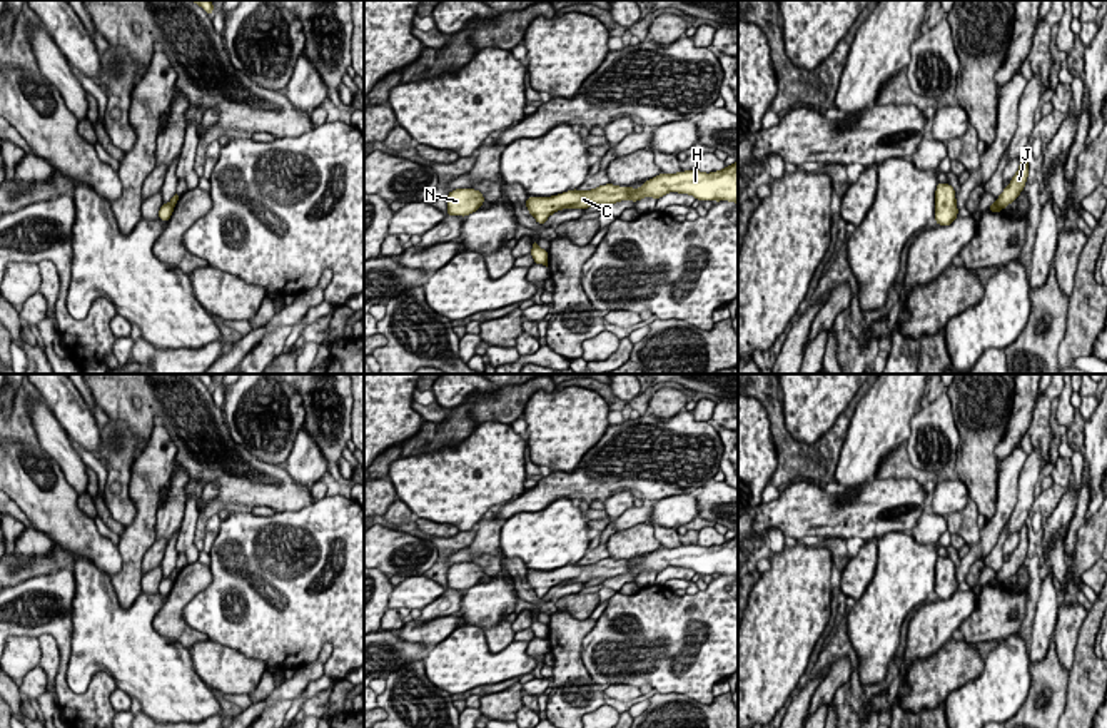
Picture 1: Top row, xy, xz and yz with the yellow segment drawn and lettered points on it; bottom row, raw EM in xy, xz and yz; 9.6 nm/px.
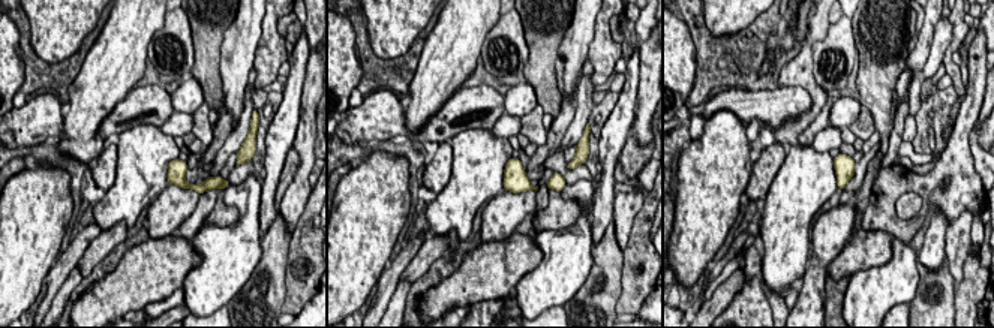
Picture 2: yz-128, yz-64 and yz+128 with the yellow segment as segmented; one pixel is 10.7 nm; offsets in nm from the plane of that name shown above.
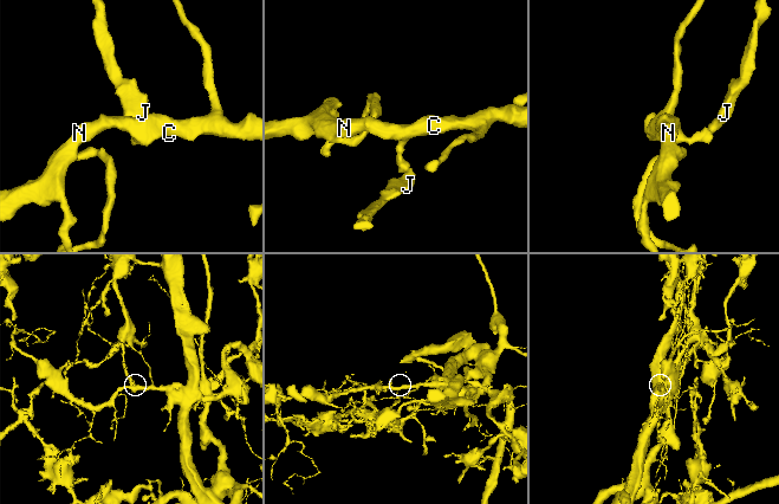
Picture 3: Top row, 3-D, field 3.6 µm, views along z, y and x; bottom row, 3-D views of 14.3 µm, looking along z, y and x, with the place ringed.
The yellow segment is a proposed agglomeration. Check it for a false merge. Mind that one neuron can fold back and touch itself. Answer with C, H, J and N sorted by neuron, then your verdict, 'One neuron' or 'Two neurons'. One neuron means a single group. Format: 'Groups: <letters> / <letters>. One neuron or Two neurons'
Groups: C H N / J. Two neurons

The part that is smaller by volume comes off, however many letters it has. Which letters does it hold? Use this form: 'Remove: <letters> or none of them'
Remove: C, H, N

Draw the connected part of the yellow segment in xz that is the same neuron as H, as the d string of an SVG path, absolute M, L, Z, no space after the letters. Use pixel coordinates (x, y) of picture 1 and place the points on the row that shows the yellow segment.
M738 160L723 170L705 174L686 170L678 174L660 174L646 180L639 189L599 185L593 190L568 190L553 197L528 197L526 207L538 224L561 209L588 209L594 204L614 204L621 200L638 202L643 197L660 199L668 192L690 194L696 200L730 200L738 204Z

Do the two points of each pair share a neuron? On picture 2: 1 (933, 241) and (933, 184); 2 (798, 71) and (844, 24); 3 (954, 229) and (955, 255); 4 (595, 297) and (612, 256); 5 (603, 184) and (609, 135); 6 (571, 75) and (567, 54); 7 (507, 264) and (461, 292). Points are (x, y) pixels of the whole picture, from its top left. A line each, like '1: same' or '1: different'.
1: different
2: different
3: same
4: same
5: same
6: same
7: same

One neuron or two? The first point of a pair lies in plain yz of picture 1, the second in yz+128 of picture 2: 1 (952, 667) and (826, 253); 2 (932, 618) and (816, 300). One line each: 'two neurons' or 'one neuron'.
1: two neurons
2: one neuron

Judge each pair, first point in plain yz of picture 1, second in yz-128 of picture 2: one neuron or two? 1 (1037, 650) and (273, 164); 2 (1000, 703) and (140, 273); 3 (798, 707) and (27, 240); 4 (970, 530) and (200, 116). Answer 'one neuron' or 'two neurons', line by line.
1: one neuron
2: two neurons
3: two neurons
4: one neuron

